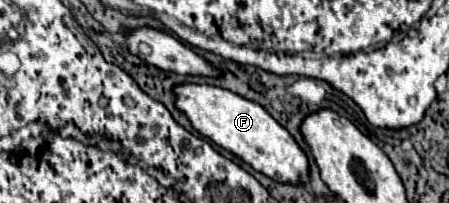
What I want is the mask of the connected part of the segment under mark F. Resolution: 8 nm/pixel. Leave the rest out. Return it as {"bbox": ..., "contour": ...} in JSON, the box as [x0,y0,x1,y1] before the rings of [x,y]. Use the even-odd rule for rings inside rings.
{"bbox":[172,83,308,183],"contour":[[[178,83],[172,87],[174,105],[188,117],[192,127],[202,135],[234,153],[256,171],[282,183],[300,183],[302,175],[308,175],[308,159],[292,135],[258,103],[244,99],[228,89],[198,83]]]}

